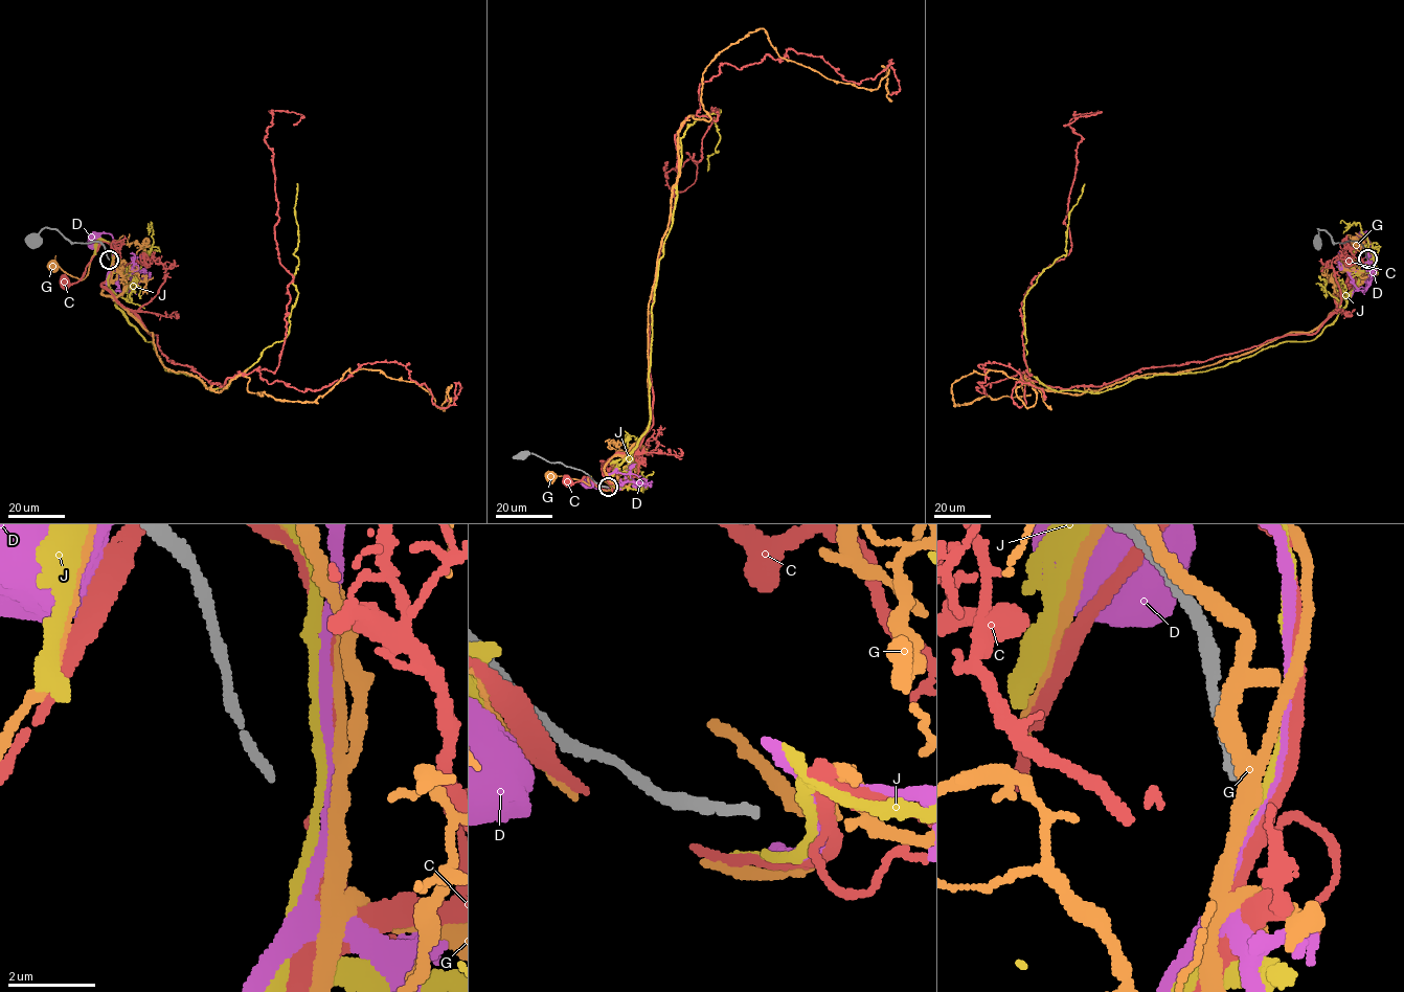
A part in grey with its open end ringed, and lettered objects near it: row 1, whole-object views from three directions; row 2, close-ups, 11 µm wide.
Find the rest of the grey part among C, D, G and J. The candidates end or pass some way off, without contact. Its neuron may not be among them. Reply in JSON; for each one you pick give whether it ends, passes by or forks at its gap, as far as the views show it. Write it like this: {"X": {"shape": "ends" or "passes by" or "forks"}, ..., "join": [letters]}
{"join": []}

